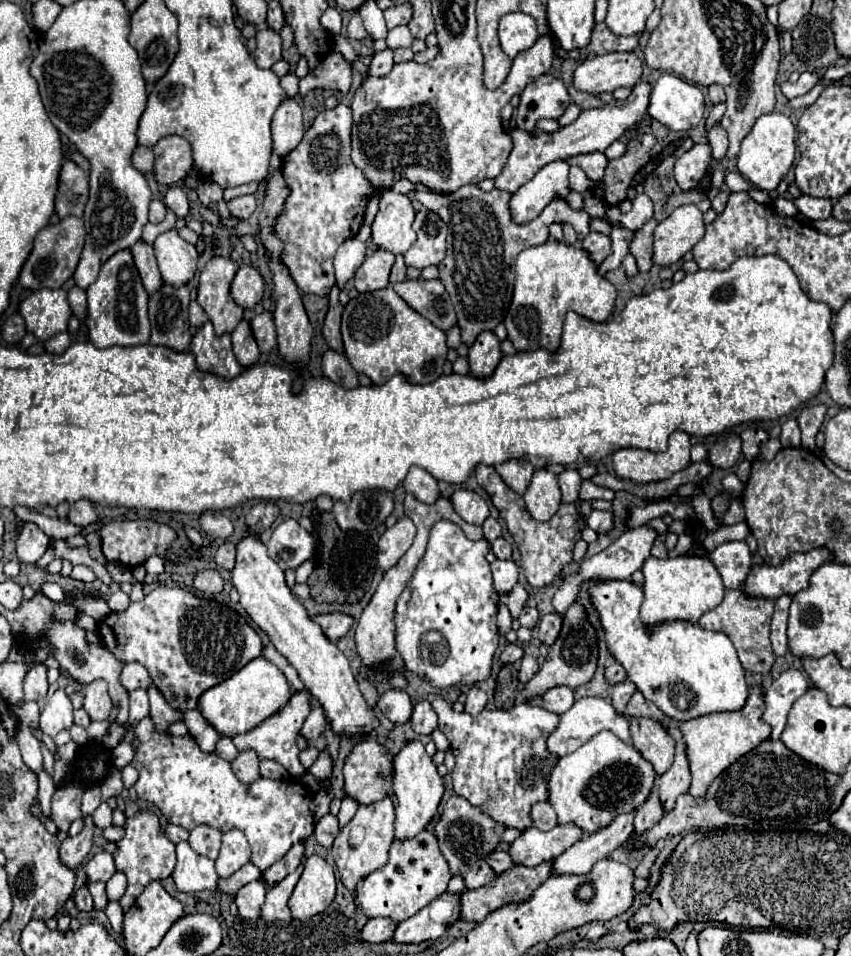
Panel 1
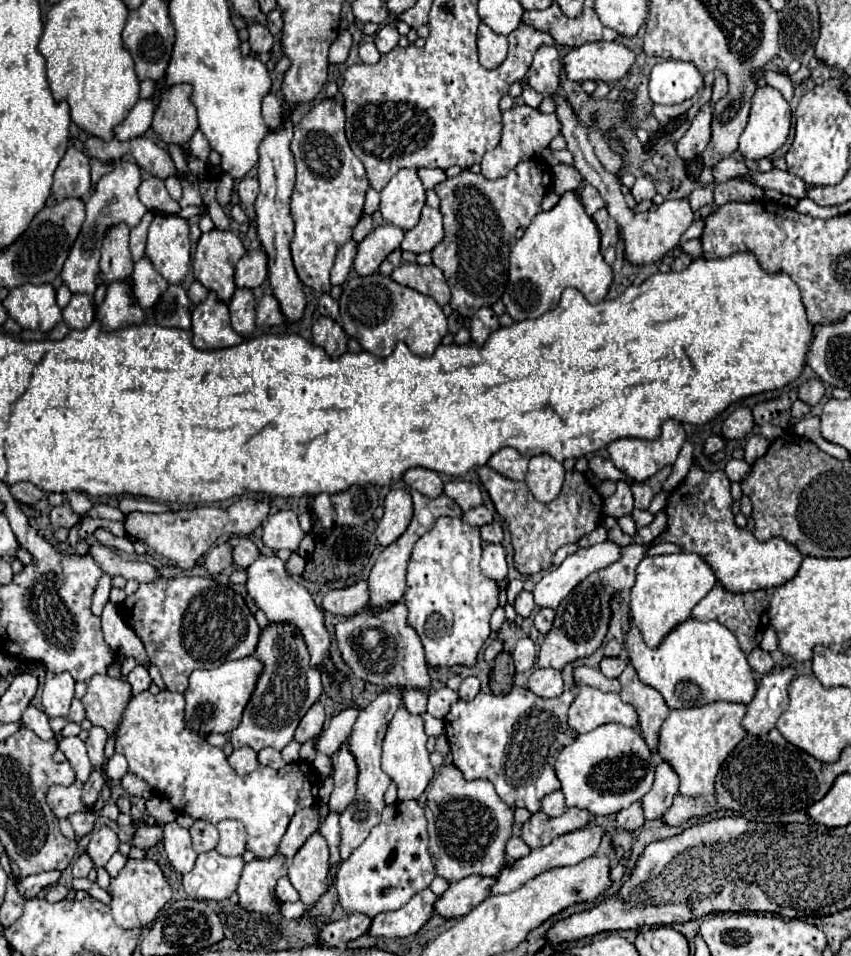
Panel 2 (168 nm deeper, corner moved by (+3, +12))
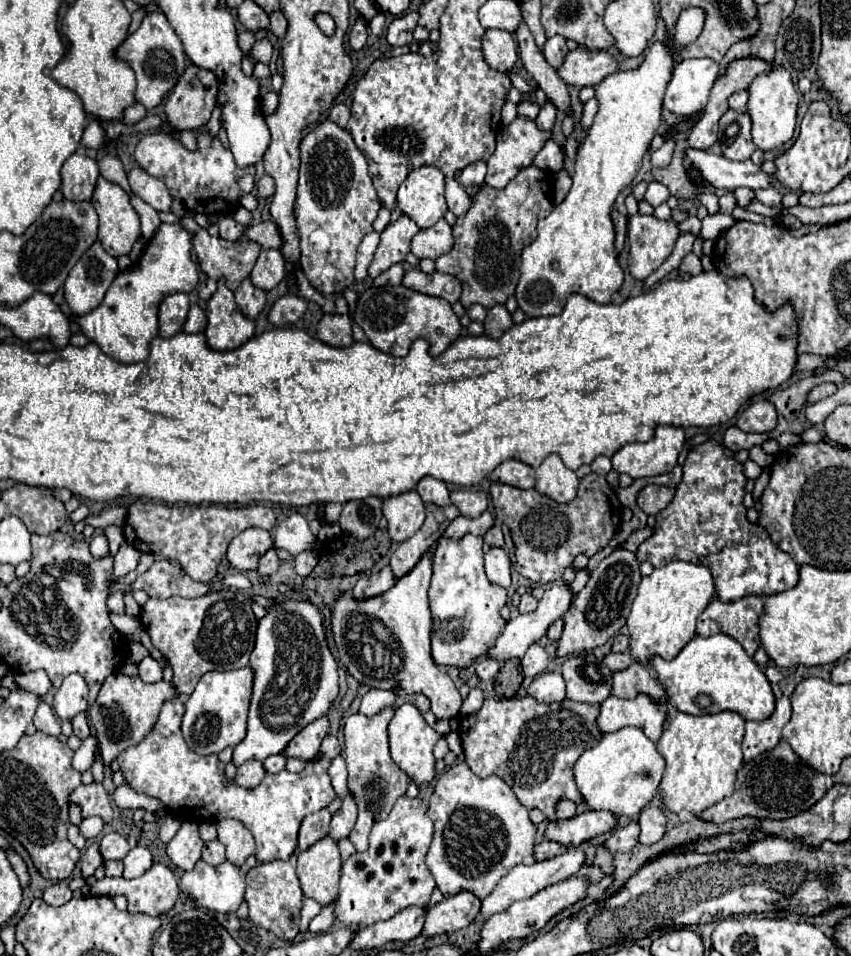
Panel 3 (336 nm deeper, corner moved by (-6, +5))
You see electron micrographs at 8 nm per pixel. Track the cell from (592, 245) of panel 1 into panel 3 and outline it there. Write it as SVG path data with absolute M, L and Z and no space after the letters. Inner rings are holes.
M614 209L612 221L614 221L614 231L616 231L616 251L622 251L624 241L626 241L626 215L622 215Z

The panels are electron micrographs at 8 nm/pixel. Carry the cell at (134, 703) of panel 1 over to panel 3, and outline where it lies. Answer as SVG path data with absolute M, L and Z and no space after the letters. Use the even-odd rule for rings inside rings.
M146 657L138 665L138 677L144 683L158 683L158 681L162 681L162 669L160 669L160 665L152 657Z

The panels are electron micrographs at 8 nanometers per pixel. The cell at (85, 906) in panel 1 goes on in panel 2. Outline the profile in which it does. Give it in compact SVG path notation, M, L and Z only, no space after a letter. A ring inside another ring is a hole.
M83 852L83 854L77 858L75 866L73 866L73 876L75 876L75 878L85 878L91 868L93 868L93 860Z

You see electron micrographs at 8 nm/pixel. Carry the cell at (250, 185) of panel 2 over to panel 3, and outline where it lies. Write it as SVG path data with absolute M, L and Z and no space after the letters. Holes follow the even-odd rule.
M264 175L264 177L256 183L256 191L258 191L258 195L264 197L264 199L272 197L272 195L274 195L274 179L272 179L270 175Z

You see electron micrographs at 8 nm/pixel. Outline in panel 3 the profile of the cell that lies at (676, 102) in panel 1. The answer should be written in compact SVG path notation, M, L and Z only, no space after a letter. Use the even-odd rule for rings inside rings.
M684 59L680 61L674 71L672 79L666 87L664 95L664 107L676 115L694 115L702 111L708 103L710 89L718 77L718 63L712 63L712 59Z

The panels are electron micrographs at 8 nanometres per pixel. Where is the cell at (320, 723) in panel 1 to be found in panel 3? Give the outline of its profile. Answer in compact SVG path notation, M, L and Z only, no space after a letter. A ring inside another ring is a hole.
M328 717L316 719L314 723L306 725L292 739L292 743L288 743L288 747L286 747L286 751L282 755L286 755L286 757L298 757L298 759L304 759L304 761L314 759L314 755L318 753L318 749L322 745L322 739L328 735L328 731L330 731Z

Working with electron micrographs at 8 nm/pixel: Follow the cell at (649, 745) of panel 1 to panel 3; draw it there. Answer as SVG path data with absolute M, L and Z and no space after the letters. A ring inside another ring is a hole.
M632 663L628 669L614 673L612 695L620 699L636 699L640 693L648 695L656 703L668 703L666 691L658 685L656 677L642 663Z

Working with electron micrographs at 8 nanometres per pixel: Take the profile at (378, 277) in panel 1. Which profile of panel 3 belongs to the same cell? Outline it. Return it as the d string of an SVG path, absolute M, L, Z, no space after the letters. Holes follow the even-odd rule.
M402 215L394 223L390 223L380 235L382 239L376 249L374 261L368 269L368 277L376 279L380 273L384 273L394 263L402 263L410 251L410 241L418 231L420 229L416 227L416 223L412 223L412 219L408 219L406 215Z

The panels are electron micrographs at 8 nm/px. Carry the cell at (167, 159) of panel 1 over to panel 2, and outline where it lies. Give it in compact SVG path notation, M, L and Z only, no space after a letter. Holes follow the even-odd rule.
M191 84L165 86L153 116L153 128L165 144L183 146L197 130L197 110L191 102Z

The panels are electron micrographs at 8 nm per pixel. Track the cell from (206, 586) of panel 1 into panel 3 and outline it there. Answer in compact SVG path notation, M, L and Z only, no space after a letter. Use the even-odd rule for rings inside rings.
M248 529L236 535L228 547L228 561L230 567L236 571L250 571L256 569L260 555L264 555L272 547L272 537L264 529Z

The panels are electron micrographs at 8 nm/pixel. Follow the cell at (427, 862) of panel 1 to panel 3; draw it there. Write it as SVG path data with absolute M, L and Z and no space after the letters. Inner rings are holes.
M400 797L390 815L372 827L370 847L364 853L350 855L342 865L340 893L334 909L342 923L368 927L394 917L410 905L428 905L436 881L424 861L432 841L432 821L426 811L428 807L418 797Z

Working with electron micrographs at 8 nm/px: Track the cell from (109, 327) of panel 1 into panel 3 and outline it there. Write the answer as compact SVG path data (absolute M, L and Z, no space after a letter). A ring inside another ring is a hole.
M100 177L92 205L100 217L98 239L102 247L116 259L128 255L140 237L140 221L130 205L128 193Z

